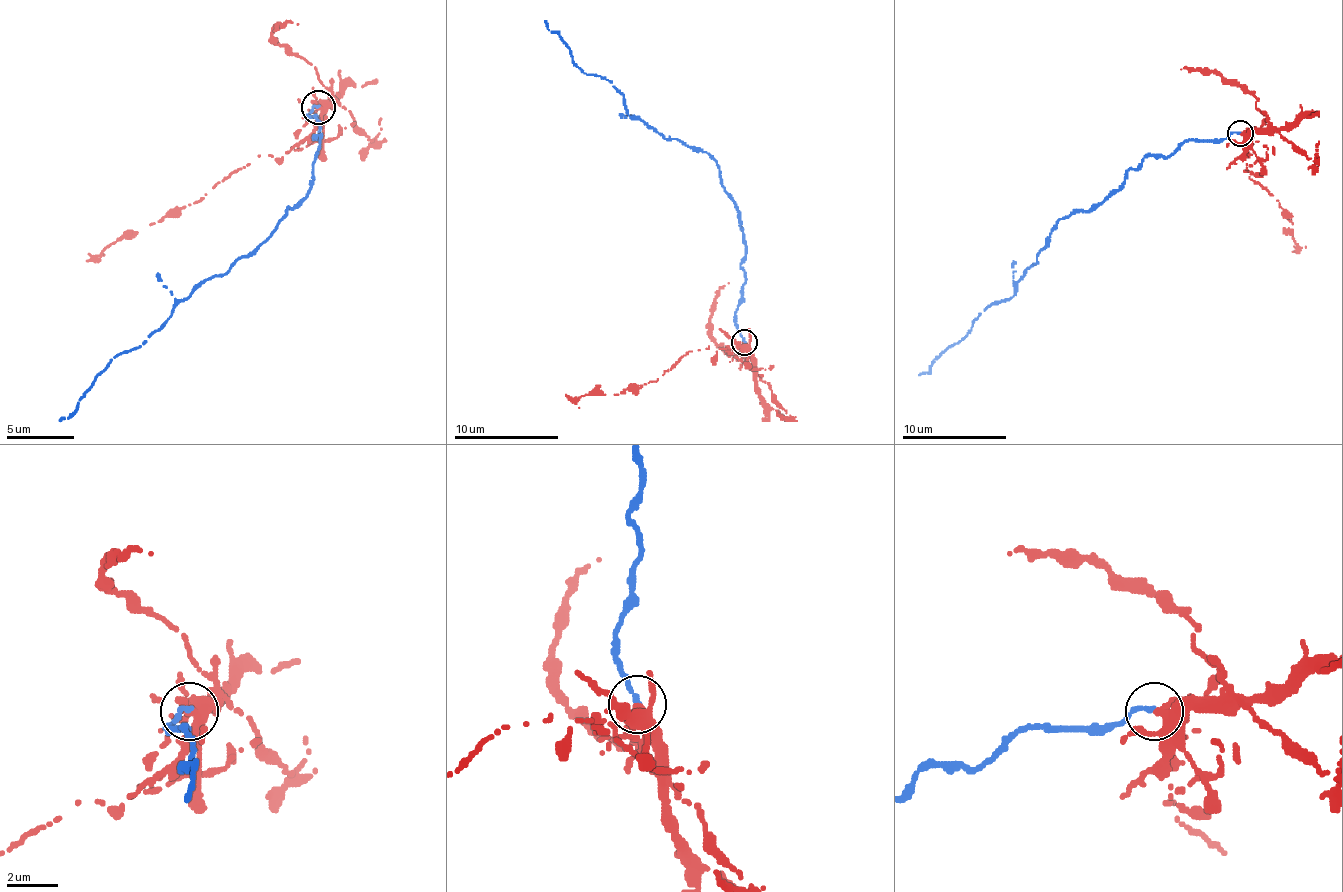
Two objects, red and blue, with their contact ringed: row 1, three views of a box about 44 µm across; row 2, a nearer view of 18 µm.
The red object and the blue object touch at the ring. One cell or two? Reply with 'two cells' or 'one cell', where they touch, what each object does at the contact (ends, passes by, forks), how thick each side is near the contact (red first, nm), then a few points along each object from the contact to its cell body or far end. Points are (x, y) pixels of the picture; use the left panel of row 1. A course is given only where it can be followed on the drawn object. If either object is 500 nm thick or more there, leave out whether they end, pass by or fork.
two cells | (318, 107) | red ends | blue ends | 420/220 nm | red via (319, 108), (322, 139), (247, 163), (203, 197), (169, 210), (155, 224), (108, 244), (101, 255), (104, 255) | blue via (319, 108), (305, 115), (315, 115), (319, 135), (308, 193), (223, 275), (114, 357), (60, 421)

